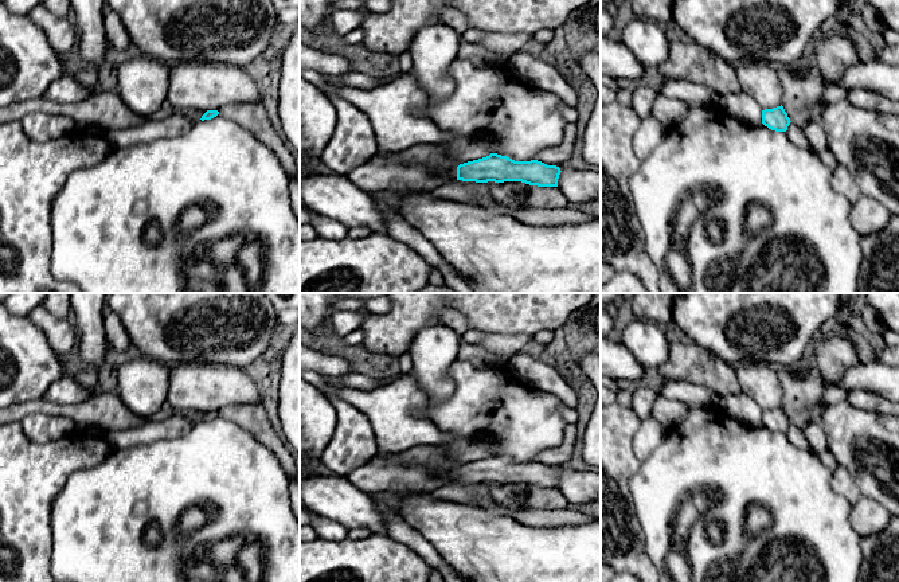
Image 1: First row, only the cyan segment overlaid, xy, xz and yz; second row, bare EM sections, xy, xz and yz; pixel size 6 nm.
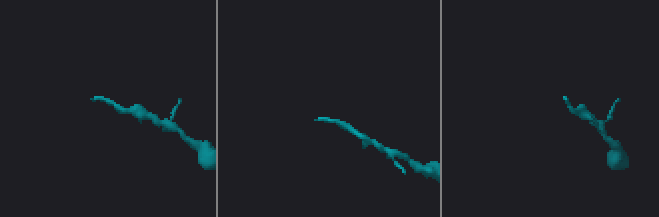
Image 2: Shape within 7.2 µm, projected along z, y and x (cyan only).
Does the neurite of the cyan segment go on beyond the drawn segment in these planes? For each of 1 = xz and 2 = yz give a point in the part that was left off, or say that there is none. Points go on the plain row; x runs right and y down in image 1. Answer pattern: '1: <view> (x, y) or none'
1: xz (379, 475)
2: none

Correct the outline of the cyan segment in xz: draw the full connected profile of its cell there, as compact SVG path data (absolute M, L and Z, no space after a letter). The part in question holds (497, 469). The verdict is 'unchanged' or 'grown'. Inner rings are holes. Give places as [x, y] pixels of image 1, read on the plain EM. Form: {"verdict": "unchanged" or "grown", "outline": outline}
{"verdict": "grown", "outline": "M497 454L460 465L445 473L375 456L367 464L353 469L347 479L363 492L390 492L400 497L415 492L433 493L452 481L521 483L538 488L558 488L560 473L556 466L547 466L538 461L515 462Z"}

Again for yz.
{"verdict": "unchanged", "outline": "M782 406L762 411L762 425L771 431L786 433L790 423Z"}

